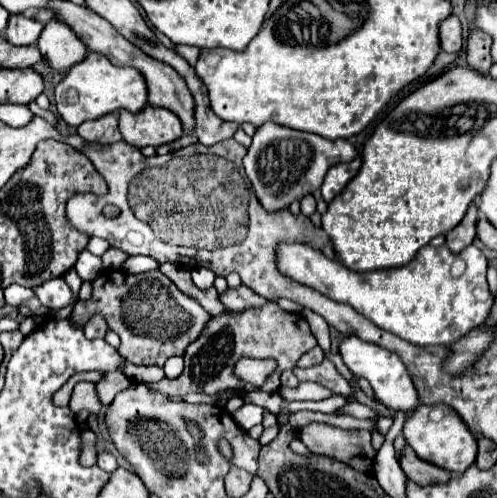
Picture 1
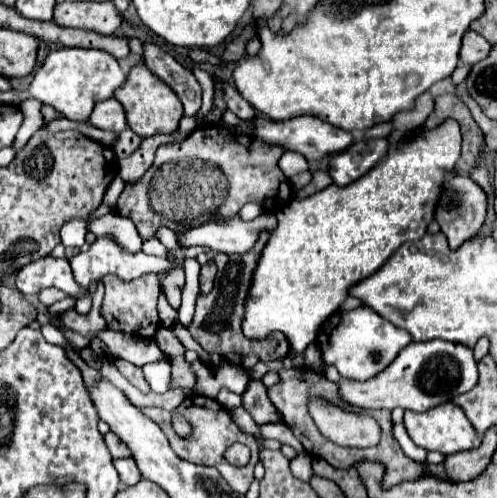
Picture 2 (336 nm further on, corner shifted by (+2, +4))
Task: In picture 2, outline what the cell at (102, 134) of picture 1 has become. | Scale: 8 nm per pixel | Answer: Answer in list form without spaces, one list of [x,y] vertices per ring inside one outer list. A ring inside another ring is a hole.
[[[105,99],[97,103],[89,117],[89,125],[101,129],[101,131],[111,131],[111,133],[121,133],[127,127],[125,121],[125,111],[123,105],[117,103],[117,99]]]

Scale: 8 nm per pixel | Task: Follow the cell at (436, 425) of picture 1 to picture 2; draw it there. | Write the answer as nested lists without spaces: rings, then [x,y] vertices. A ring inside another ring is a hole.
[[[451,401],[443,403],[441,407],[433,407],[433,409],[425,411],[425,413],[405,411],[405,427],[407,427],[407,433],[413,439],[413,443],[417,443],[419,447],[423,447],[427,451],[439,451],[443,455],[451,455],[451,453],[475,449],[481,443],[479,435],[475,433],[473,425],[465,417],[463,409],[457,407]]]

